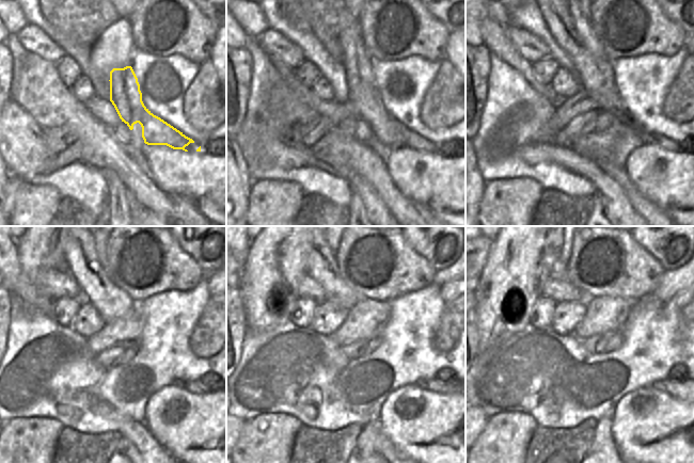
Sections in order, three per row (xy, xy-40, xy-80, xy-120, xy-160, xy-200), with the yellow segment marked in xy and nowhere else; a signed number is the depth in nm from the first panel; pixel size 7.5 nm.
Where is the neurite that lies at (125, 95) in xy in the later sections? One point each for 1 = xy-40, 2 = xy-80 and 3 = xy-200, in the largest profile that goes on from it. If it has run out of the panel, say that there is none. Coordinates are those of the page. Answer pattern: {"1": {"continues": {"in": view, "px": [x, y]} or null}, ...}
{"1": {"continues": {"in": "xy-40", "px": [364, 96]}}, "2": {"continues": {"in": "xy-80", "px": [596, 73]}}, "3": {"continues": {"in": "xy-200", "px": [560, 268]}}}

